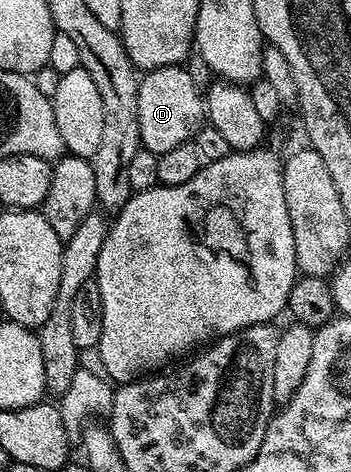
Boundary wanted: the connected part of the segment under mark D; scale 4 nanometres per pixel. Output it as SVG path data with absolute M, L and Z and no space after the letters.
M184 65L164 66L146 70L140 75L139 88L139 136L144 149L158 155L179 148L179 144L192 142L193 137L206 125L205 100L203 92L195 88L195 80Z

